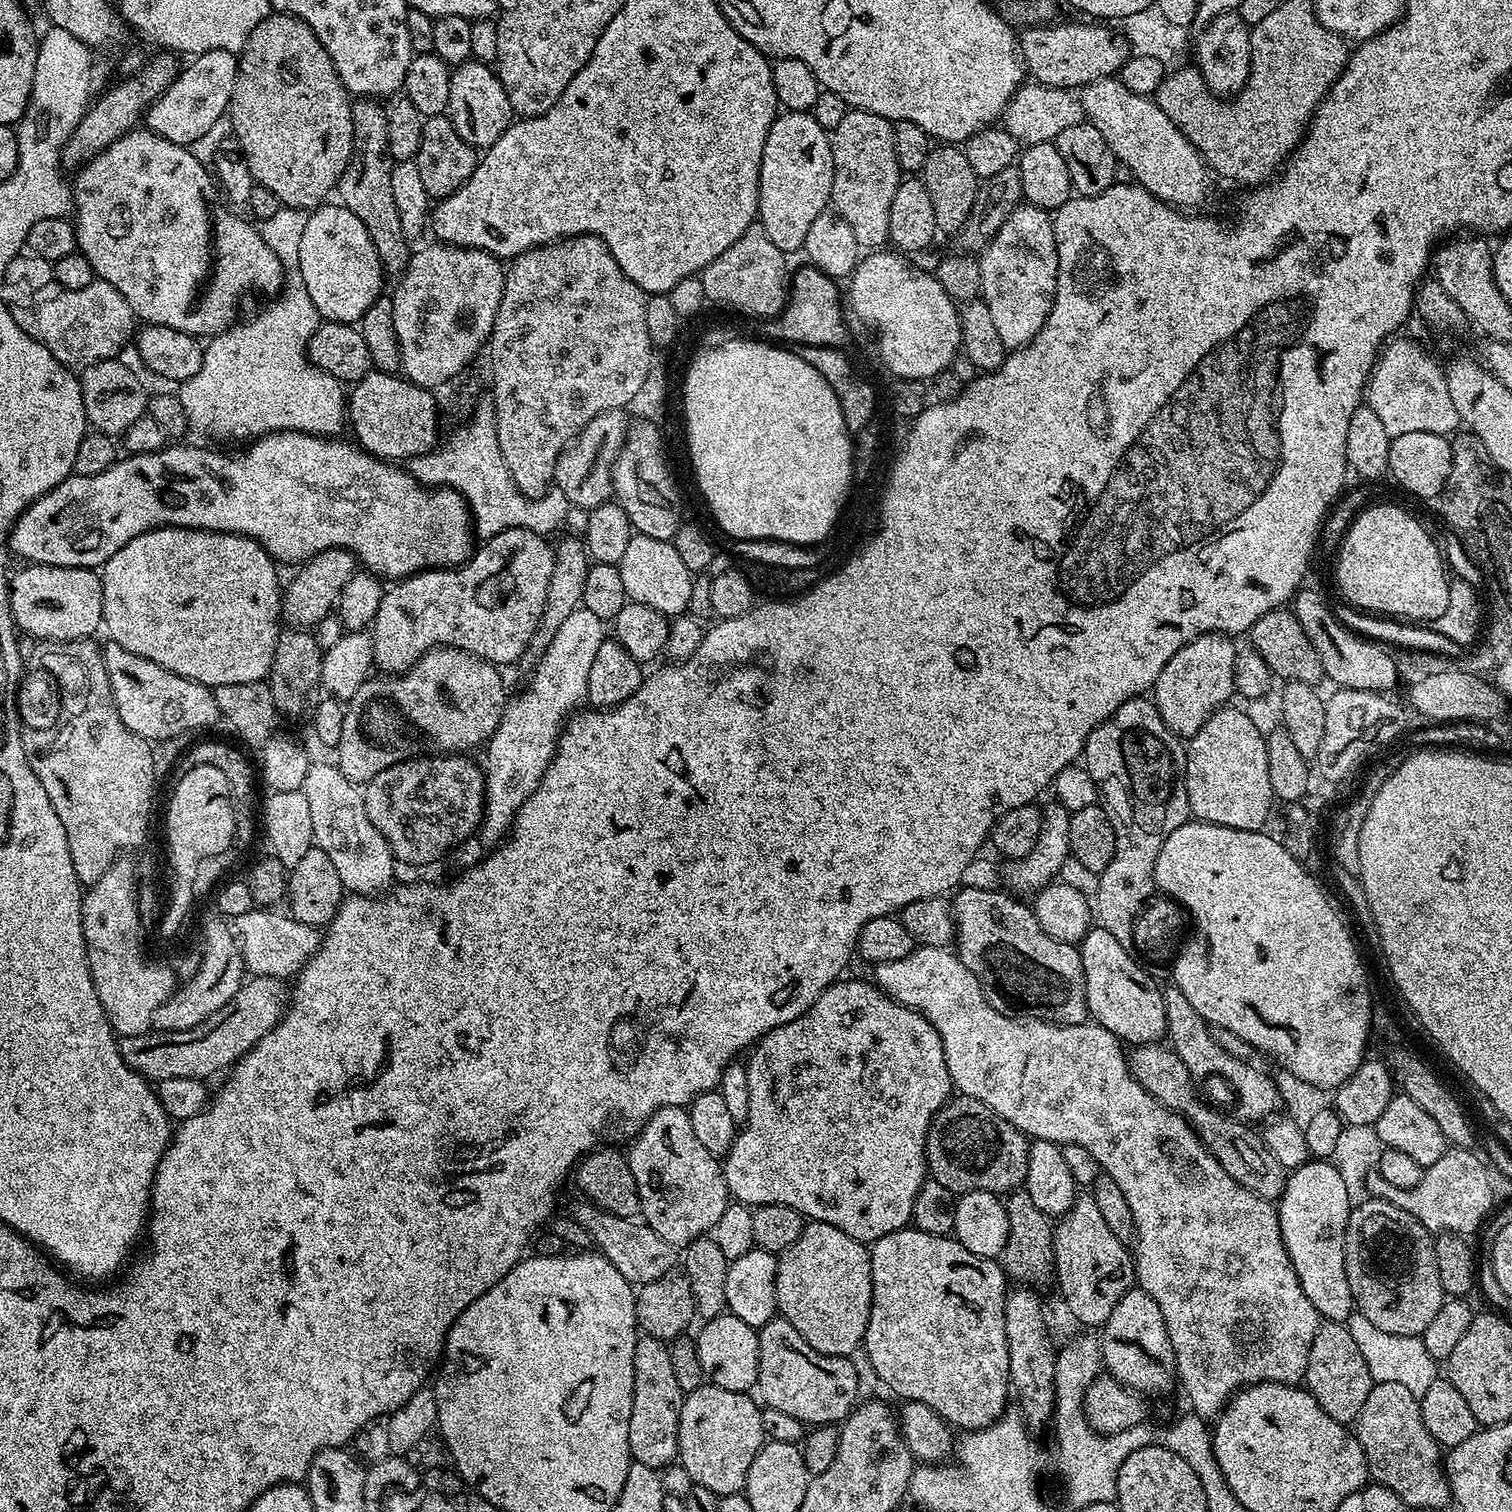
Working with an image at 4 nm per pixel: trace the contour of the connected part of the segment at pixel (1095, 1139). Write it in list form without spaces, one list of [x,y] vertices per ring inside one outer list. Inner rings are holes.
[[[917,946],[910,954],[906,954],[906,958],[898,958],[898,962],[882,962],[875,965],[874,972],[876,972],[876,976],[874,975],[876,987],[882,989],[887,996],[894,998],[902,1006],[922,1013],[938,1030],[942,1038],[952,1086],[959,1095],[982,1101],[986,1106],[990,1106],[990,1110],[994,1110],[994,1114],[1006,1118],[1006,1122],[1010,1122],[1032,1140],[1053,1140],[1061,1146],[1077,1144],[1090,1150],[1090,1154],[1094,1154],[1094,1158],[1100,1163],[1106,1175],[1114,1178],[1114,1182],[1118,1182],[1118,1190],[1122,1190],[1126,1198],[1126,1206],[1130,1206],[1132,1215],[1134,1280],[1143,1292],[1150,1294],[1150,1298],[1158,1302],[1158,1310],[1162,1310],[1162,1318],[1170,1334],[1170,1346],[1174,1346],[1178,1384],[1179,1387],[1180,1384],[1184,1387],[1184,1392],[1192,1403],[1189,1404],[1191,1411],[1203,1418],[1215,1418],[1224,1411],[1225,1404],[1236,1395],[1237,1391],[1247,1385],[1262,1382],[1299,1385],[1303,1381],[1306,1362],[1310,1358],[1310,1342],[1314,1342],[1314,1334],[1322,1323],[1322,1318],[1318,1310],[1314,1310],[1314,1302],[1306,1298],[1302,1290],[1302,1282],[1298,1282],[1298,1274],[1290,1262],[1290,1254],[1282,1238],[1277,1205],[1271,1200],[1264,1200],[1258,1194],[1246,1190],[1246,1186],[1234,1182],[1234,1178],[1230,1178],[1230,1174],[1222,1170],[1218,1158],[1214,1158],[1214,1154],[1210,1154],[1210,1150],[1201,1142],[1191,1124],[1177,1112],[1171,1112],[1166,1106],[1159,1104],[1132,1077],[1132,1072],[1128,1068],[1125,1045],[1117,1040],[1114,1034],[1110,1034],[1110,1030],[1106,1030],[1101,1024],[1095,1022],[1051,1024],[1045,1020],[1007,1016],[994,1010],[994,1006],[986,1002],[978,978],[974,978],[974,974],[970,974],[970,970],[966,970],[966,966],[960,961],[959,955],[948,948]]]

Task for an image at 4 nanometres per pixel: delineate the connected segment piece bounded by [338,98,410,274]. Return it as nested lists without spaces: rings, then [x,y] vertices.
[[[360,98],[353,103],[352,125],[354,126],[354,142],[352,143],[352,157],[350,158],[350,162],[346,166],[346,170],[342,174],[342,178],[338,185],[338,200],[343,207],[350,210],[350,214],[354,214],[354,218],[358,218],[358,222],[362,222],[362,226],[366,226],[366,234],[370,234],[370,242],[374,242],[374,250],[378,254],[380,265],[384,268],[385,273],[392,274],[392,272],[396,272],[395,274],[400,274],[403,273],[404,267],[408,264],[408,257],[410,255],[410,247],[408,248],[408,244],[410,244],[410,240],[409,237],[405,236],[404,231],[402,230],[402,218],[398,214],[398,206],[394,206],[394,189],[390,187],[390,174],[392,173],[392,165],[394,161],[392,159],[392,150],[388,146],[388,122],[390,116],[387,111],[384,113],[384,108],[380,104],[383,103],[376,98]]]

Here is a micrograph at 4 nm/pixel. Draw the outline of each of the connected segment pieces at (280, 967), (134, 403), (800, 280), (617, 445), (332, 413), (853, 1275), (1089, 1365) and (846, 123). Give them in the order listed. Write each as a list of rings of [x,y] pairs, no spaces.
[[[253,910],[235,917],[234,932],[238,937],[244,967],[252,976],[295,977],[296,973],[318,949],[322,939],[320,928],[303,924],[280,910]]]
[[[121,360],[100,361],[79,373],[82,402],[89,425],[113,438],[123,437],[124,432],[130,430],[130,426],[134,426],[134,422],[145,416],[150,408],[150,392],[144,389],[143,382]]]
[[[811,262],[805,263],[805,268],[800,268],[797,272],[795,269],[790,276],[788,303],[779,316],[763,321],[763,335],[769,341],[783,342],[788,346],[805,344],[843,349],[852,332],[848,329],[849,317],[846,315],[846,304],[842,299],[842,288],[836,284],[839,283],[833,277],[826,275],[821,268],[815,268]]]
[[[615,408],[598,414],[558,458],[554,484],[566,494],[573,509],[591,510],[613,499],[612,467],[616,465],[628,436],[630,417],[626,413],[624,408]]]
[[[281,206],[278,214],[259,221],[258,227],[262,242],[274,250],[284,269],[284,282],[275,297],[276,300],[265,312],[260,312],[249,324],[233,323],[225,332],[218,332],[204,344],[202,366],[194,378],[179,385],[178,395],[182,410],[186,410],[189,429],[201,432],[212,440],[244,440],[267,436],[269,432],[308,432],[312,436],[336,438],[340,432],[340,408],[346,404],[346,388],[341,381],[335,380],[326,370],[316,368],[308,361],[308,343],[322,323],[322,318],[306,294],[302,282],[298,246],[302,242],[302,230],[306,230],[309,213],[302,208]]]
[[[813,1220],[805,1223],[802,1234],[798,1234],[798,1242],[794,1242],[794,1246],[790,1246],[786,1251],[779,1253],[776,1265],[778,1266],[778,1274],[776,1275],[776,1307],[779,1315],[790,1322],[790,1326],[794,1326],[794,1330],[798,1330],[798,1334],[802,1334],[802,1338],[806,1338],[806,1342],[810,1342],[810,1346],[814,1346],[814,1350],[818,1350],[827,1356],[843,1356],[851,1357],[855,1348],[861,1347],[864,1343],[864,1335],[866,1334],[866,1326],[870,1318],[870,1310],[872,1309],[872,1271],[870,1270],[870,1262],[872,1261],[869,1249],[860,1241],[850,1238],[850,1234],[842,1234],[842,1230],[838,1230],[838,1226],[830,1226],[821,1220]]]
[[[1076,1340],[1073,1344],[1061,1347],[1056,1354],[1056,1411],[1054,1425],[1056,1424],[1056,1468],[1064,1479],[1064,1492],[1073,1504],[1073,1509],[1079,1510],[1082,1506],[1094,1502],[1112,1502],[1116,1499],[1116,1479],[1122,1462],[1138,1446],[1137,1429],[1131,1428],[1125,1432],[1115,1432],[1109,1436],[1095,1432],[1089,1428],[1088,1419],[1084,1417],[1084,1392],[1094,1382],[1096,1376],[1101,1375],[1102,1364],[1097,1345],[1088,1340]]]
[[[849,110],[830,134],[832,141],[831,207],[850,226],[862,250],[880,250],[889,243],[890,205],[902,173],[894,150],[893,121],[873,112]]]

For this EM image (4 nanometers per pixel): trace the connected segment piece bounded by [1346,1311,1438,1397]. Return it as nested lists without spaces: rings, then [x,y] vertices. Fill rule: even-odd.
[[[1353,1311],[1346,1321],[1350,1335],[1354,1338],[1354,1343],[1358,1345],[1358,1350],[1362,1353],[1362,1358],[1366,1358],[1366,1366],[1370,1366],[1370,1374],[1375,1383],[1398,1382],[1401,1386],[1406,1386],[1410,1394],[1416,1397],[1426,1394],[1430,1386],[1438,1379],[1438,1362],[1430,1354],[1426,1354],[1426,1346],[1420,1336],[1403,1336],[1402,1334],[1386,1334],[1386,1330],[1378,1330],[1374,1322],[1368,1321],[1361,1312]]]

